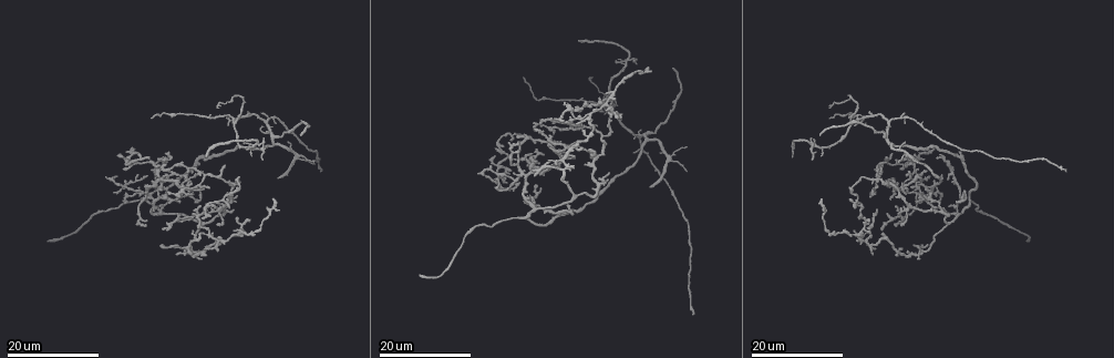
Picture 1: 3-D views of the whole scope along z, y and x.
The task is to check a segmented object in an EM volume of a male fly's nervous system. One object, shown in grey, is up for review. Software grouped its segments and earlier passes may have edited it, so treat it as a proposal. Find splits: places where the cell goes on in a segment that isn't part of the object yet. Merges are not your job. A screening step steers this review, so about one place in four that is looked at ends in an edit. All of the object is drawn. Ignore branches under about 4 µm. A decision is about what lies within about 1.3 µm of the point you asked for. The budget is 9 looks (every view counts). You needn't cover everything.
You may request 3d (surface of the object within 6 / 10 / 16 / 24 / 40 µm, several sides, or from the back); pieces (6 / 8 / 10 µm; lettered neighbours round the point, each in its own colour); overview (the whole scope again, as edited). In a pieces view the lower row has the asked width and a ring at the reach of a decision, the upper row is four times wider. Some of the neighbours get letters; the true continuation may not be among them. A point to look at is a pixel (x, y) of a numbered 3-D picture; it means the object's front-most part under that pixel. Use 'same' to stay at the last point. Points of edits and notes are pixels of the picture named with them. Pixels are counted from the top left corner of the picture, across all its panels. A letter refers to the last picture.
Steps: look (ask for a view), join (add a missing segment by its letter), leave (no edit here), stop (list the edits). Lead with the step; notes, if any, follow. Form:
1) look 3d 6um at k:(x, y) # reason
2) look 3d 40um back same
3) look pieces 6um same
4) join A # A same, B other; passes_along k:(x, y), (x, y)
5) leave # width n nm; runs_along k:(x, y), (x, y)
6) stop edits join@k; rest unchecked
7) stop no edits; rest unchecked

look 3d 16um at 1:(276, 176) # end of a long branch

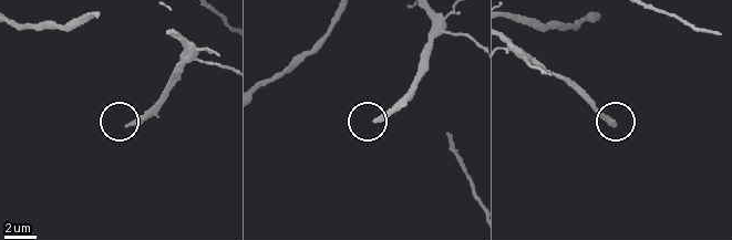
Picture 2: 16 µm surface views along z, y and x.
look pieces 10um at 2:(614, 127)

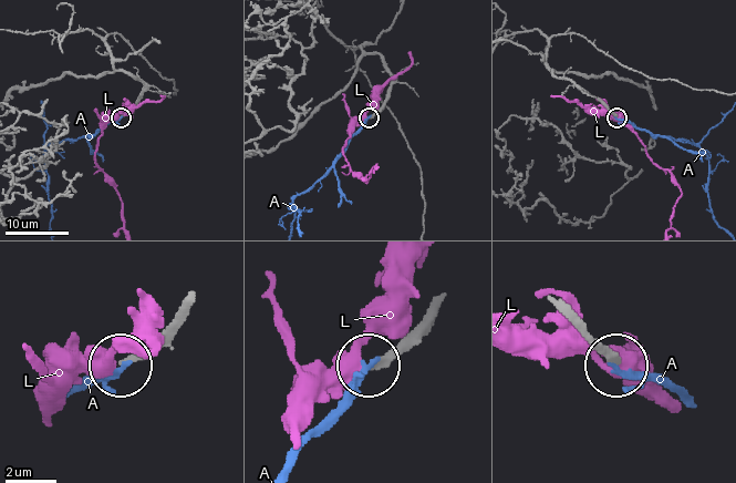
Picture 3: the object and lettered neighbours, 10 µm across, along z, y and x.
join A # A same, L other; passes_along 3:(435, 305), (371, 368), (352, 400), (291, 470); the cell continues

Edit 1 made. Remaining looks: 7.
look overview

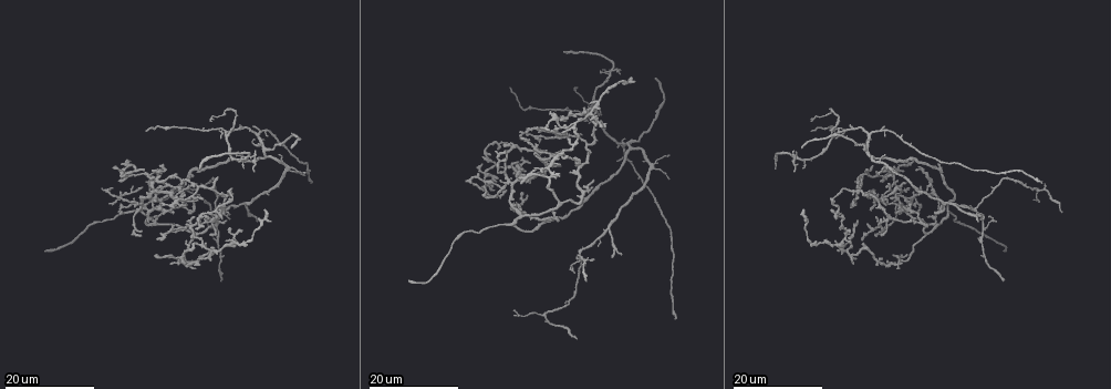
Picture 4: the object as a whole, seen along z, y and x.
look 3d 16um at 4:(587, 277) # tapers out

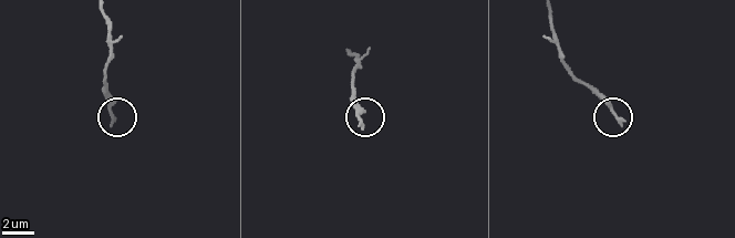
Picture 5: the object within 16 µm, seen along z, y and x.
look pieces 10um at 5:(618, 122)

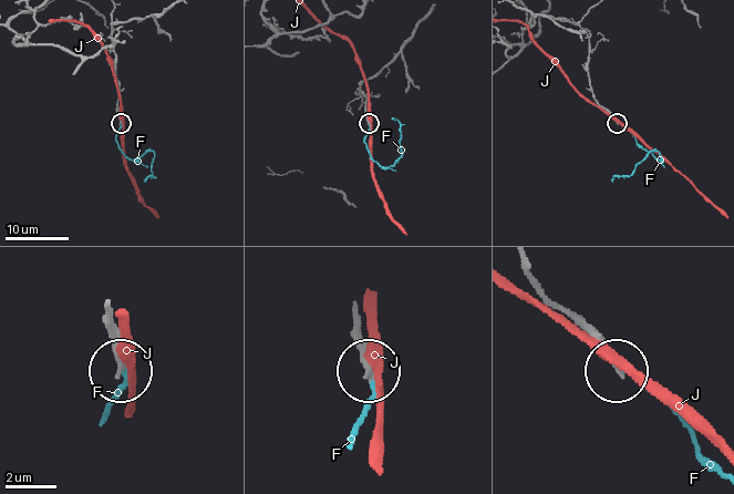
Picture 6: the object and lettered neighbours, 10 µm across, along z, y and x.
join F # F same, J other; passes_along 6:(365, 109), (363, 142), (381, 166), (401, 155), (400, 131); the cell continues

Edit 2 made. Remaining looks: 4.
look overview # redraw

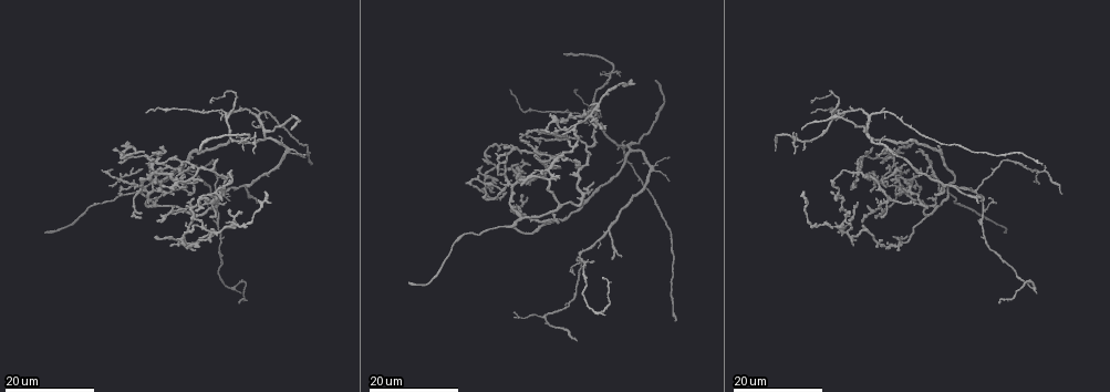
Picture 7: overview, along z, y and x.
look 3d 16um at 7:(611, 260) # an open end

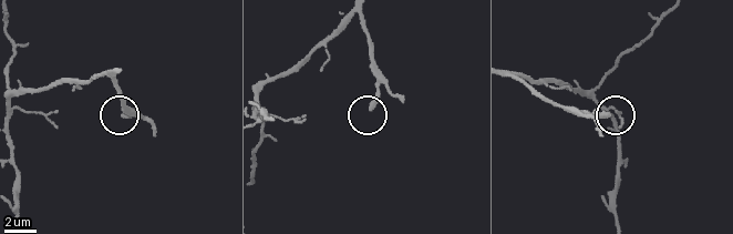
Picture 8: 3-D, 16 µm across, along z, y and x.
look pieces 8um at 8:(371, 107)

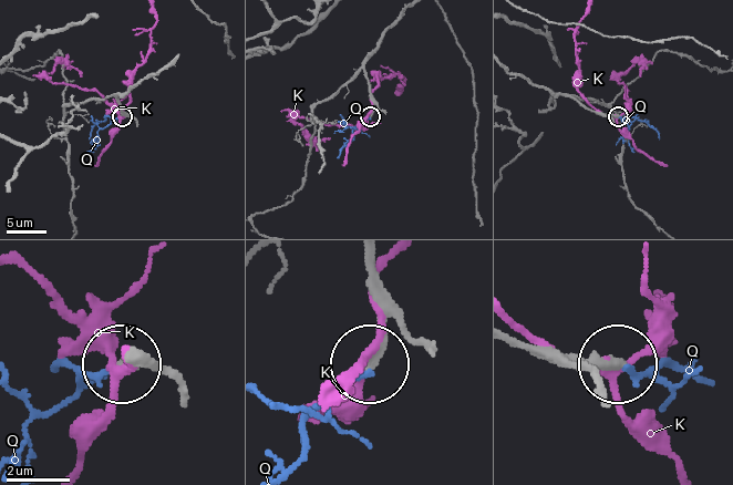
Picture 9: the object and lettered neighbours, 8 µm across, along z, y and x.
leave # K other, Q other; no lettered segment goes on from it

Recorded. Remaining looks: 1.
stop edits join@3, join@6; rest unchecked

